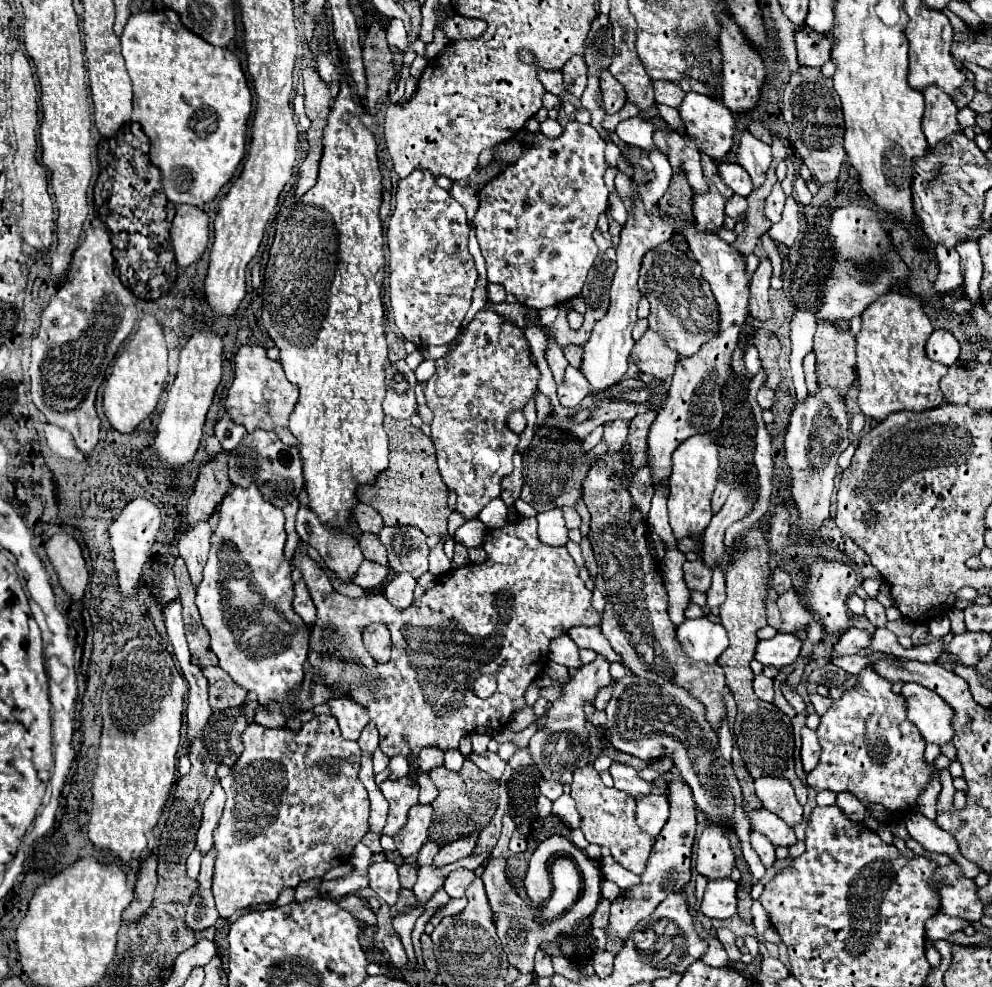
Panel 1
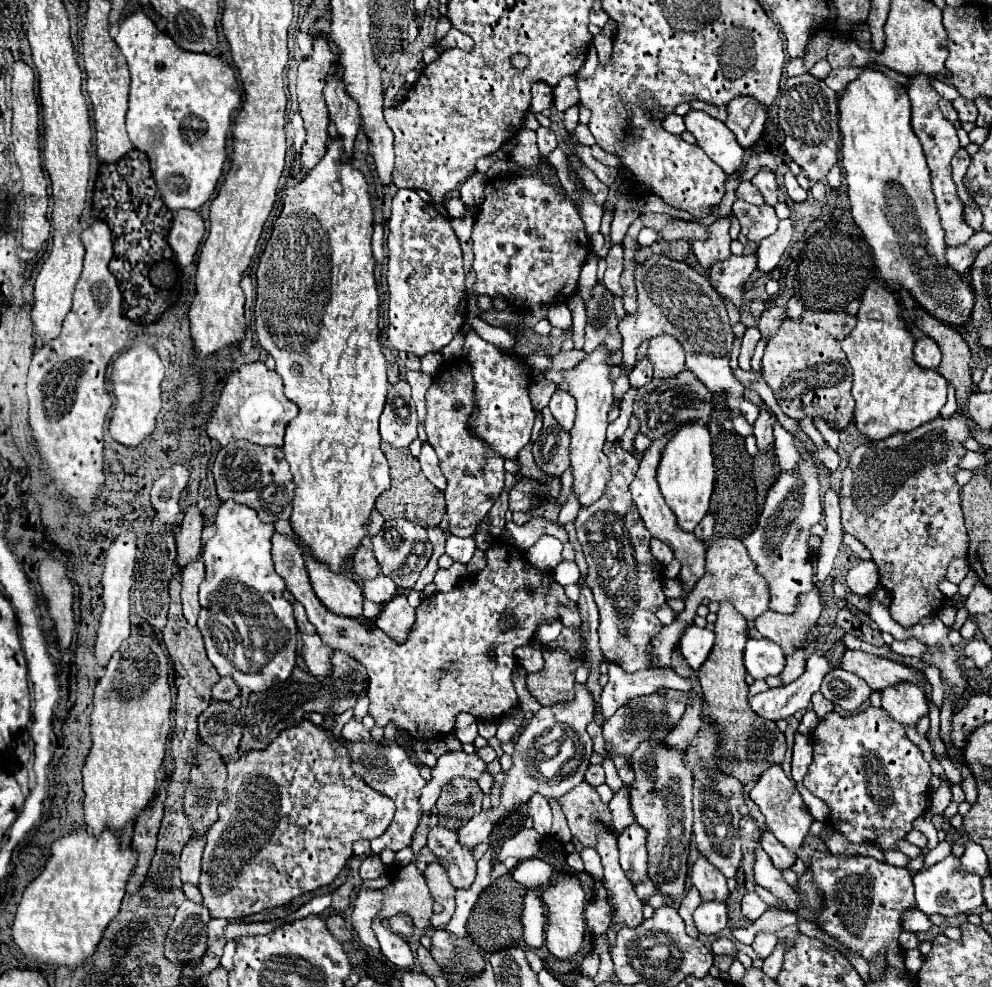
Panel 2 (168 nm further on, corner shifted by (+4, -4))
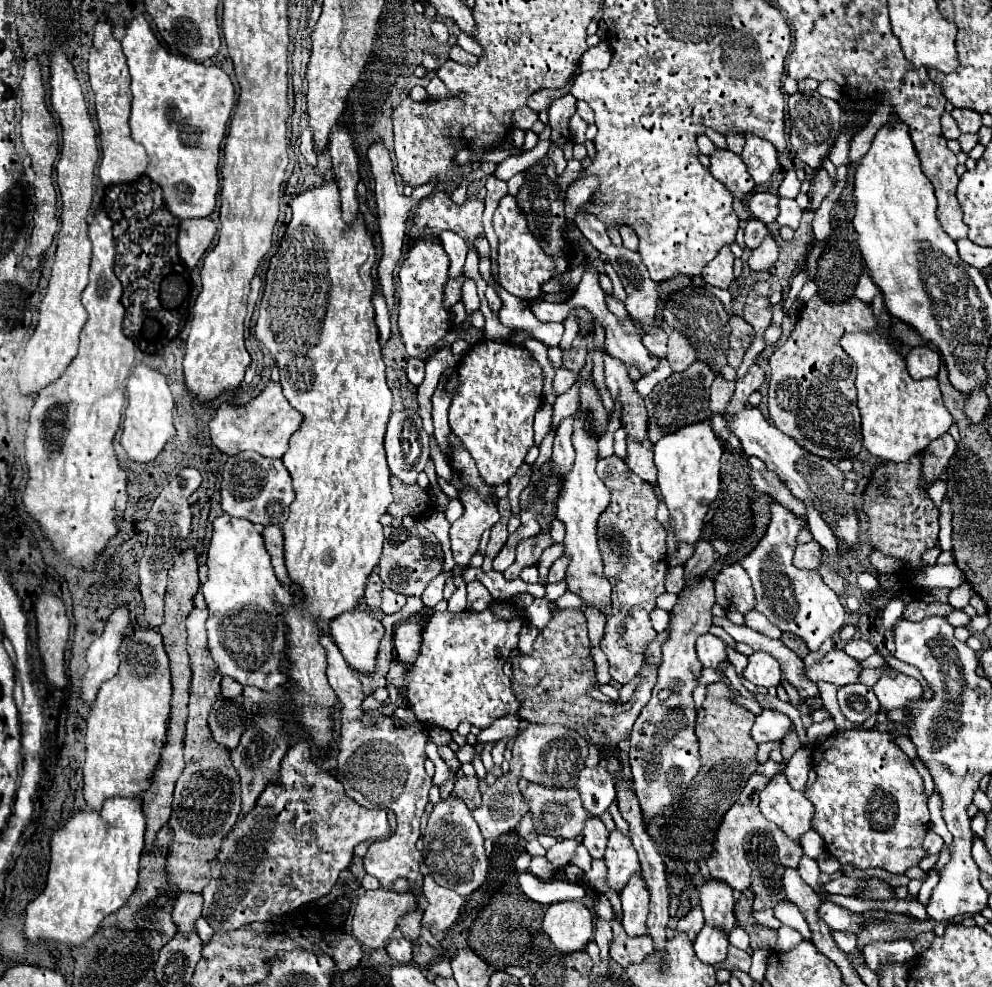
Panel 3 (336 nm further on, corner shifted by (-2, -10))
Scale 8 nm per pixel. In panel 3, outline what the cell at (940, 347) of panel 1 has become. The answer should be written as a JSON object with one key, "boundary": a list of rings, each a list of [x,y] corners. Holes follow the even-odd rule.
{"boundary":[[[916,346],[908,356],[906,356],[906,366],[912,378],[922,380],[930,376],[938,376],[940,370],[940,354],[938,350],[930,346]]]}

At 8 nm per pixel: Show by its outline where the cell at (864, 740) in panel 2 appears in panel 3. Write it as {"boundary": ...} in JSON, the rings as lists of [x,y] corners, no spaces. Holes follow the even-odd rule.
{"boundary":[[[836,730],[826,742],[812,748],[812,766],[816,772],[816,782],[806,790],[806,798],[816,810],[812,828],[820,832],[826,850],[834,854],[842,866],[880,866],[894,874],[904,874],[906,868],[918,866],[924,854],[922,838],[930,824],[928,796],[924,792],[924,780],[914,762],[904,754],[890,734],[878,730]]]}

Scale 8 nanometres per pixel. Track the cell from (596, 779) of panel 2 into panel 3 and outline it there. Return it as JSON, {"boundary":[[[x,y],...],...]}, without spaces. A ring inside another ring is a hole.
{"boundary":[[[602,766],[580,770],[576,790],[582,796],[584,808],[590,810],[594,816],[600,816],[616,798],[614,778]]]}

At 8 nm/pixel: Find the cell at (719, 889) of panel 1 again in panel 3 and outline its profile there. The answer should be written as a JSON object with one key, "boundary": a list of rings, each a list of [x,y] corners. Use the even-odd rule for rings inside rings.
{"boundary":[[[706,924],[694,940],[696,956],[706,964],[722,962],[726,958],[726,948],[728,948],[728,934],[720,930],[720,926]]]}

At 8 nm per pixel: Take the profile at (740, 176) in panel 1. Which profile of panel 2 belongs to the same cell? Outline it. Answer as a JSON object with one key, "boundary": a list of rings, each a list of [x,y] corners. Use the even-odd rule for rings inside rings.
{"boundary":[[[740,182],[738,190],[736,190],[736,196],[748,204],[754,204],[754,206],[762,206],[764,204],[764,198],[760,194],[760,190],[752,184],[752,182]]]}

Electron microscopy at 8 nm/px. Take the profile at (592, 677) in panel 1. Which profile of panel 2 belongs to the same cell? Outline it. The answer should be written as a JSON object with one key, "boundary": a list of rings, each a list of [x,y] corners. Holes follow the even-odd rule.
{"boundary":[[[576,684],[576,698],[572,704],[558,704],[552,708],[540,708],[522,728],[514,742],[512,754],[512,768],[506,772],[500,790],[500,806],[482,810],[474,818],[470,818],[460,828],[460,842],[464,846],[474,848],[482,840],[488,838],[492,828],[498,824],[500,818],[510,814],[514,808],[528,802],[528,798],[538,792],[544,798],[560,798],[564,792],[572,790],[582,782],[586,768],[590,766],[592,756],[592,740],[586,734],[586,726],[594,720],[594,700],[586,688],[586,684]],[[542,740],[556,740],[556,742],[542,742]]]}

